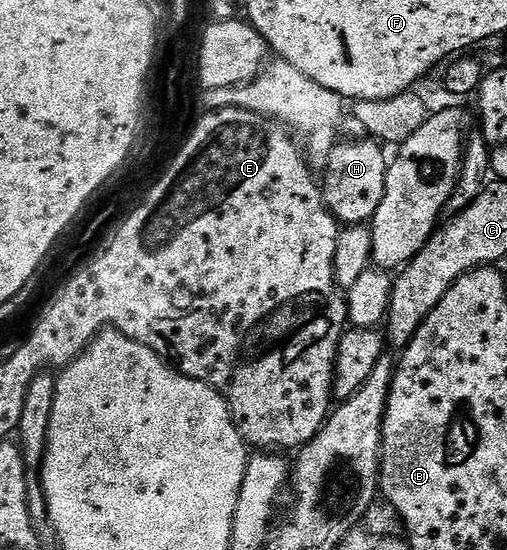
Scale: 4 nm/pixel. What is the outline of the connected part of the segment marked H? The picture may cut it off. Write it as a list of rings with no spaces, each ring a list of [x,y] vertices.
[[[372,137],[360,138],[350,143],[338,142],[323,172],[321,194],[325,196],[327,209],[341,225],[368,224],[379,209],[379,201],[383,201],[383,189],[387,185],[390,160],[387,155],[385,159],[386,148]]]

